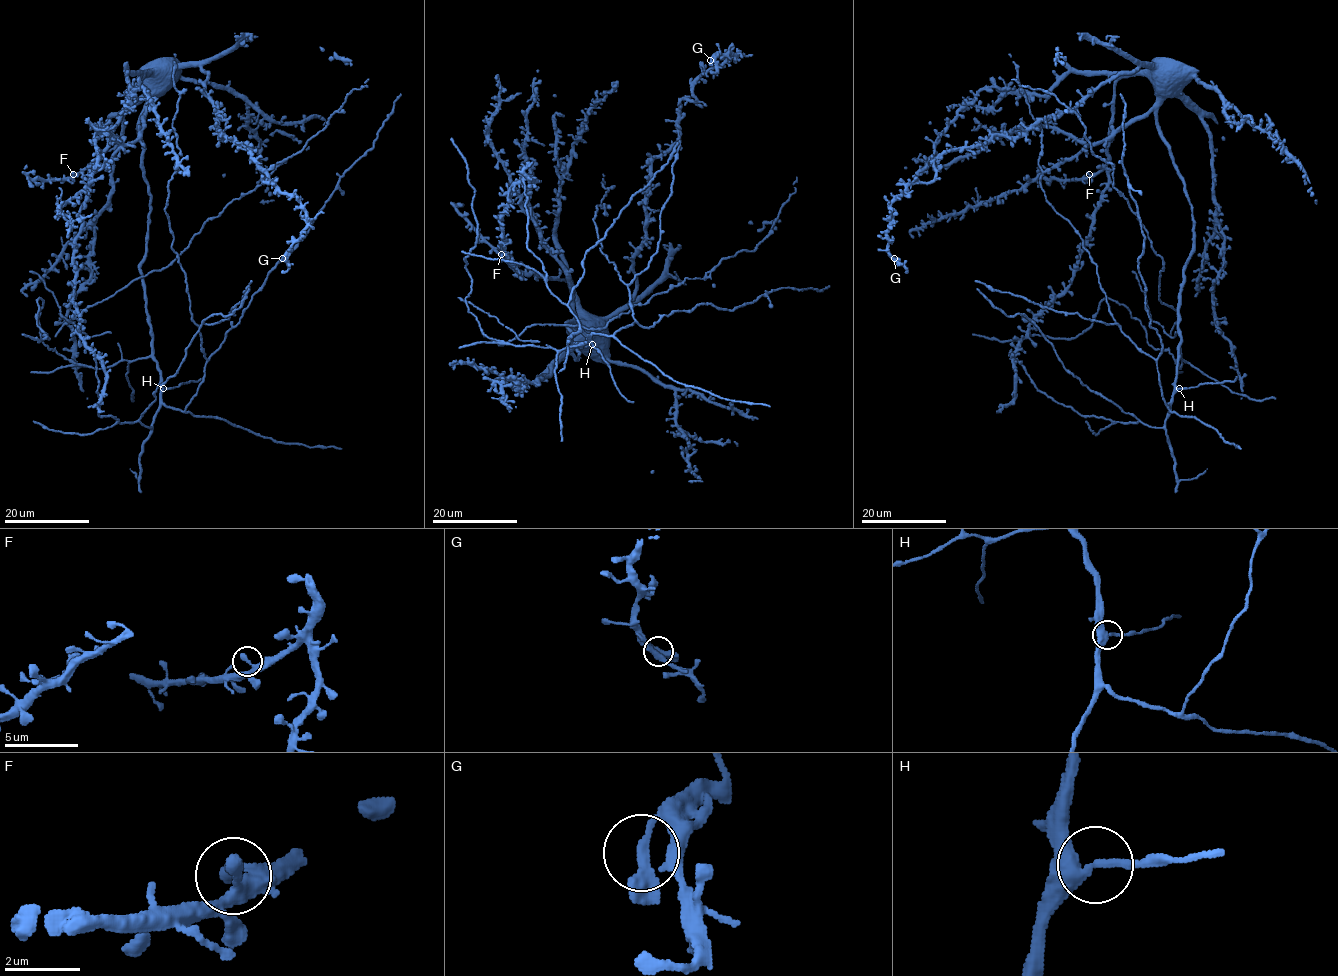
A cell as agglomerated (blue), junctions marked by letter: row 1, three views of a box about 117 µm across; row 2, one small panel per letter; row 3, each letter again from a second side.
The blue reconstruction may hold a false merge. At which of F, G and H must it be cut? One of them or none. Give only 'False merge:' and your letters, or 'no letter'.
False merge: no letter

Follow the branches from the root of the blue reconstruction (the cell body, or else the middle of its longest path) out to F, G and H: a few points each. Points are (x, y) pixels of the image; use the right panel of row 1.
F: (1152, 68), (1129, 72), (1116, 82), (1108, 162), (1097, 173), (1089, 174)
G: (1152, 68), (1112, 76), (1070, 111), (1015, 137), (943, 152), (934, 178), (911, 183), (891, 204), (894, 258)
H: (1152, 68), (1159, 135), (1193, 213), (1193, 253), (1180, 294), (1179, 389)

